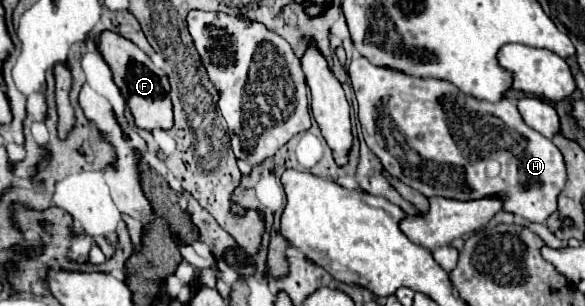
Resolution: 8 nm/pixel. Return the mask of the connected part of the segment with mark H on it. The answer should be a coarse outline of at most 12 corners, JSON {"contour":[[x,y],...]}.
{"contour":[[348,74],[364,140],[428,198],[546,222],[562,152],[510,100]]}

